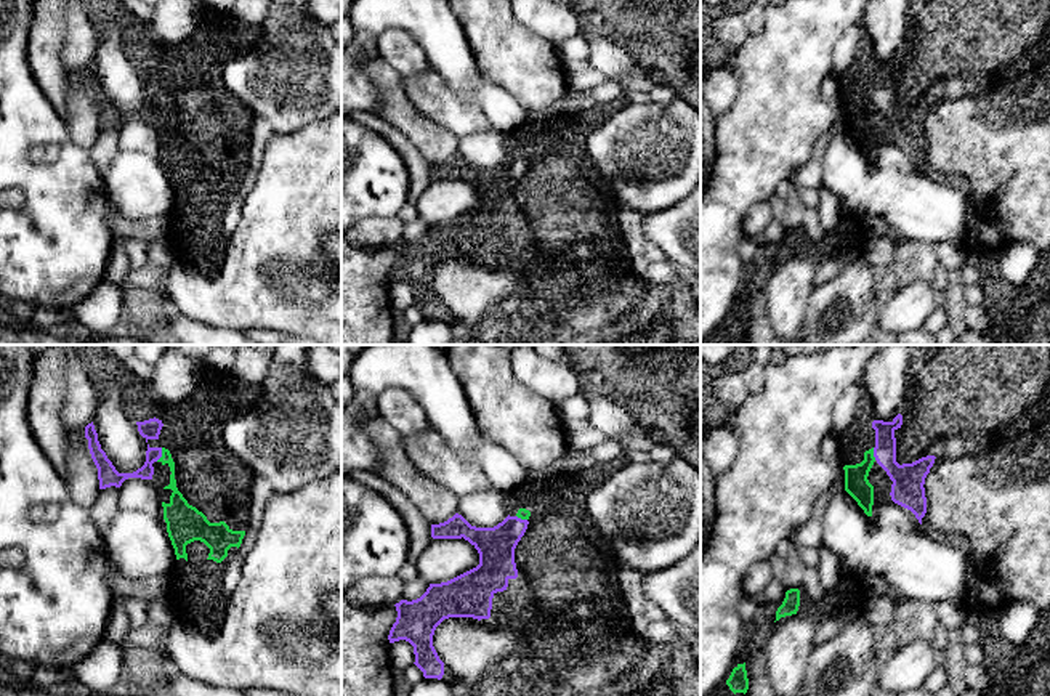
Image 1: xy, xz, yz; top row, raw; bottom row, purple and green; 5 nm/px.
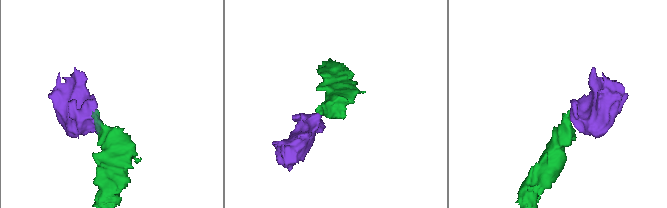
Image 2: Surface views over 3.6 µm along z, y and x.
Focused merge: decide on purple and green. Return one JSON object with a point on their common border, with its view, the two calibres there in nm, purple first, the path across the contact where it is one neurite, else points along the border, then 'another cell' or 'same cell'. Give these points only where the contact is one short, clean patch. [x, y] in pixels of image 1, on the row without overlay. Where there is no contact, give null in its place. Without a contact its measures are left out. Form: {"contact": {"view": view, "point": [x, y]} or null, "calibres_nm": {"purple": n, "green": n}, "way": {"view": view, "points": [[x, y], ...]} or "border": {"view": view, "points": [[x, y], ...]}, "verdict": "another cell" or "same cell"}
{"contact": {"view": "xy", "point": [161, 95]}, "calibres_nm": {"purple": 80, "green": 80}, "way": {"view": "xy", "points": [[153, 95], [161, 95], [172, 106], [177, 141]]}, "verdict": "same cell"}

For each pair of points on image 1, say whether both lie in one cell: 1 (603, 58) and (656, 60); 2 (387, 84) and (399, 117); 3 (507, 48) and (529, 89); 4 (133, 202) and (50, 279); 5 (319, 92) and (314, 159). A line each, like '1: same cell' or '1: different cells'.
1: different cells
2: same cell
3: same cell
4: different cells
5: different cells

